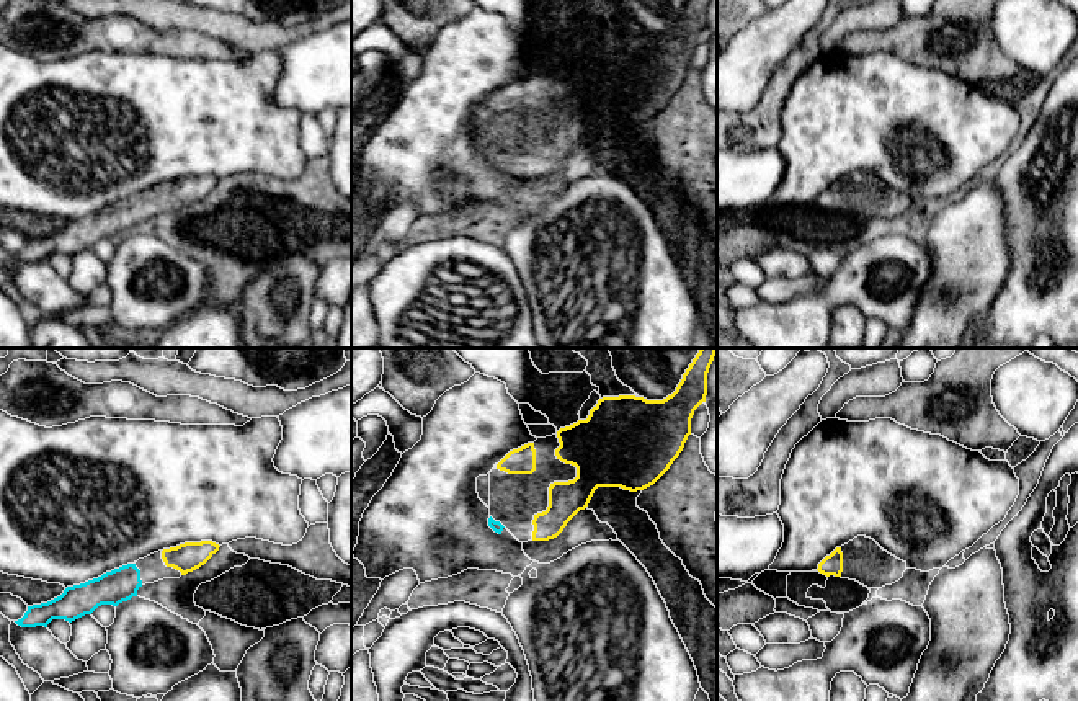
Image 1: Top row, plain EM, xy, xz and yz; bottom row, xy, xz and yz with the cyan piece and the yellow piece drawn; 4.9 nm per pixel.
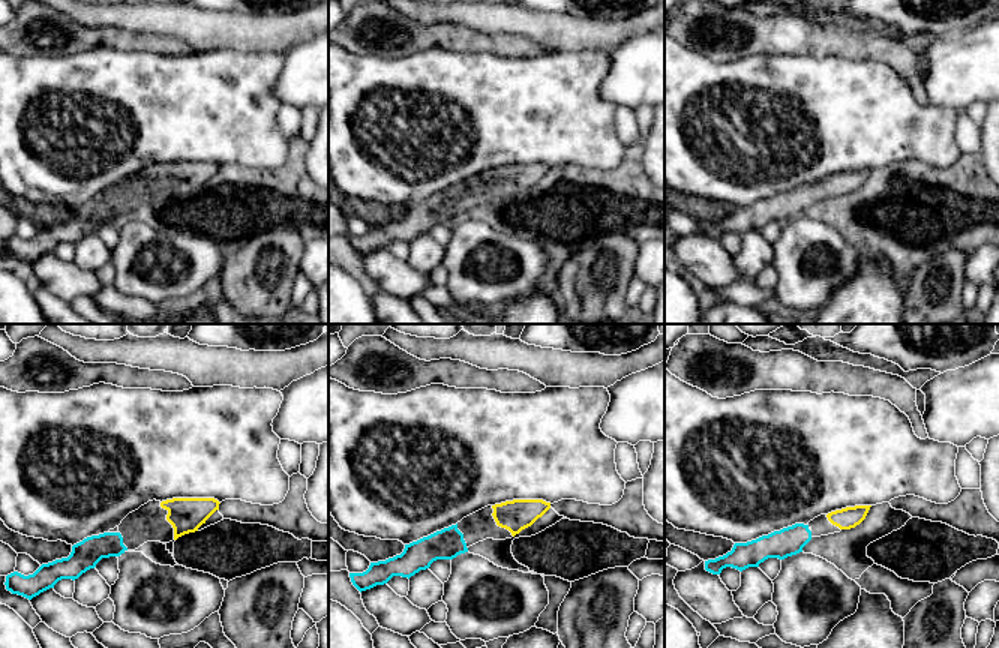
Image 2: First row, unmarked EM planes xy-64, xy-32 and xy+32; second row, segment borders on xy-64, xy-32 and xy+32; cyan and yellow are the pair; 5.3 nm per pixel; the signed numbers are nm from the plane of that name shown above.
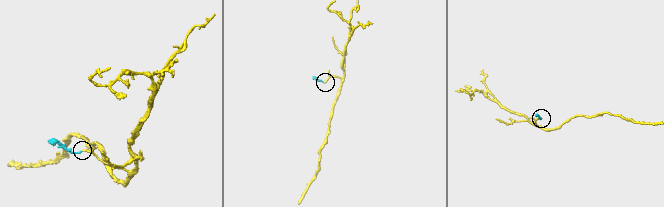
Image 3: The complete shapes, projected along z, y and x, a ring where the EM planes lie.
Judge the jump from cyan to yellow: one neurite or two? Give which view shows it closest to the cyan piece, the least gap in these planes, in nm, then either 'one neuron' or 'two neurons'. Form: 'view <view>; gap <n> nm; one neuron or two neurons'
view xy; gap 130 nm; one neuron

